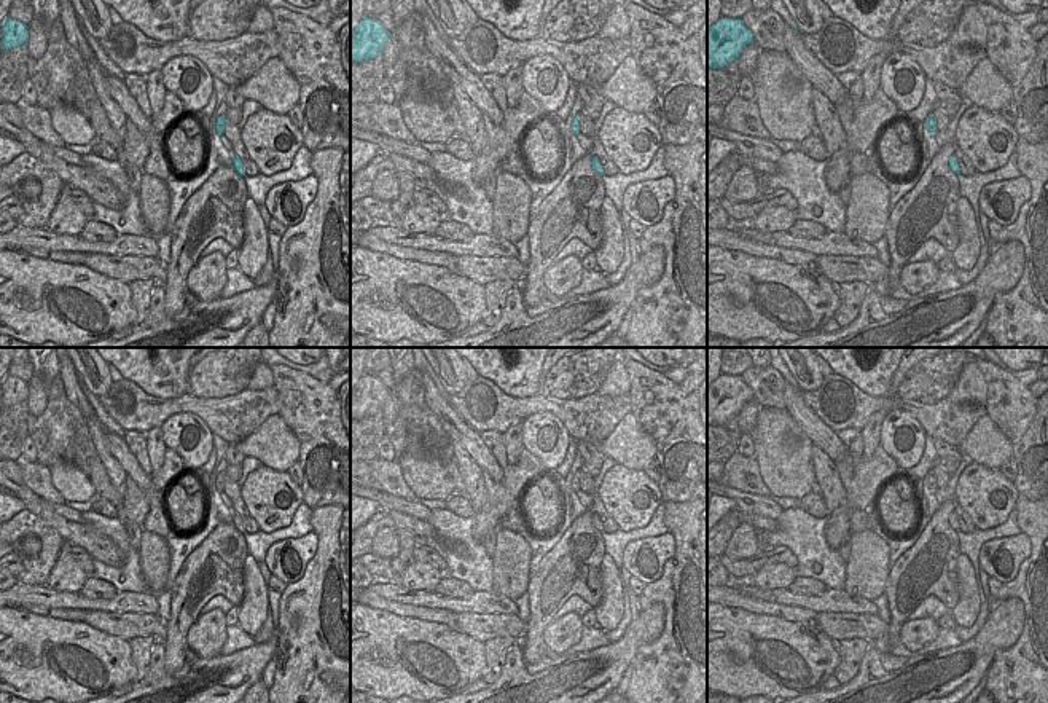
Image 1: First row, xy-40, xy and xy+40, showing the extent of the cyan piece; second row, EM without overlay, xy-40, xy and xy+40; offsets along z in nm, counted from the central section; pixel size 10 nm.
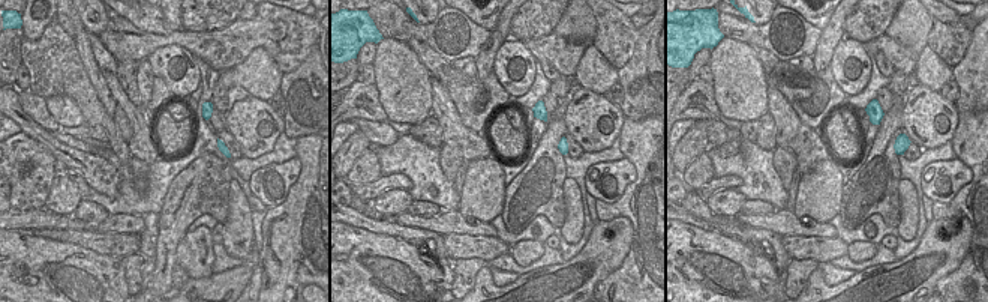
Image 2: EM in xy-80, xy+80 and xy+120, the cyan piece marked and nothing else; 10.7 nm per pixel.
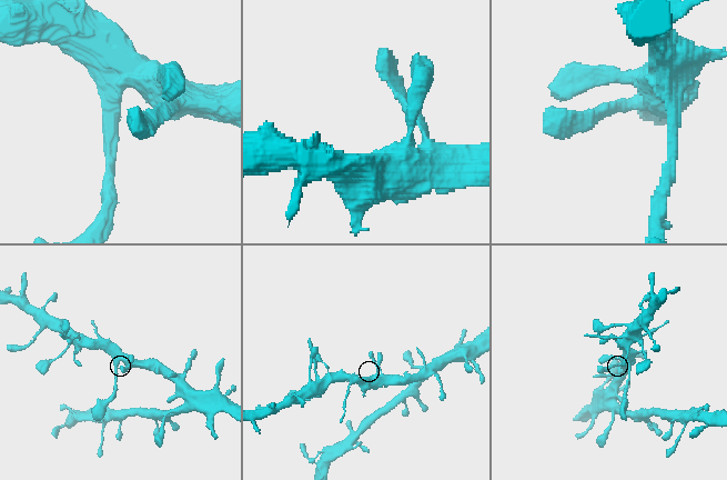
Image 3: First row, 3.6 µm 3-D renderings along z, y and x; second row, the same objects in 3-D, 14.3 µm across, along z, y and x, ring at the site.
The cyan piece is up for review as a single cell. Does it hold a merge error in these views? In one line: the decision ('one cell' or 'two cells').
one cell

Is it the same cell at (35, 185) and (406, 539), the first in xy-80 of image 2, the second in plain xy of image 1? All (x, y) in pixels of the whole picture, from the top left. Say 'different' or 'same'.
same

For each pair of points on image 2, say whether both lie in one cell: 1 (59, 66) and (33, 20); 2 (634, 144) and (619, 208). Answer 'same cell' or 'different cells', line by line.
1: different cells
2: same cell

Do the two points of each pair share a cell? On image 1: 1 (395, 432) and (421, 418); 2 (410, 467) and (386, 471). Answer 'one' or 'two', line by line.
1: one
2: two

